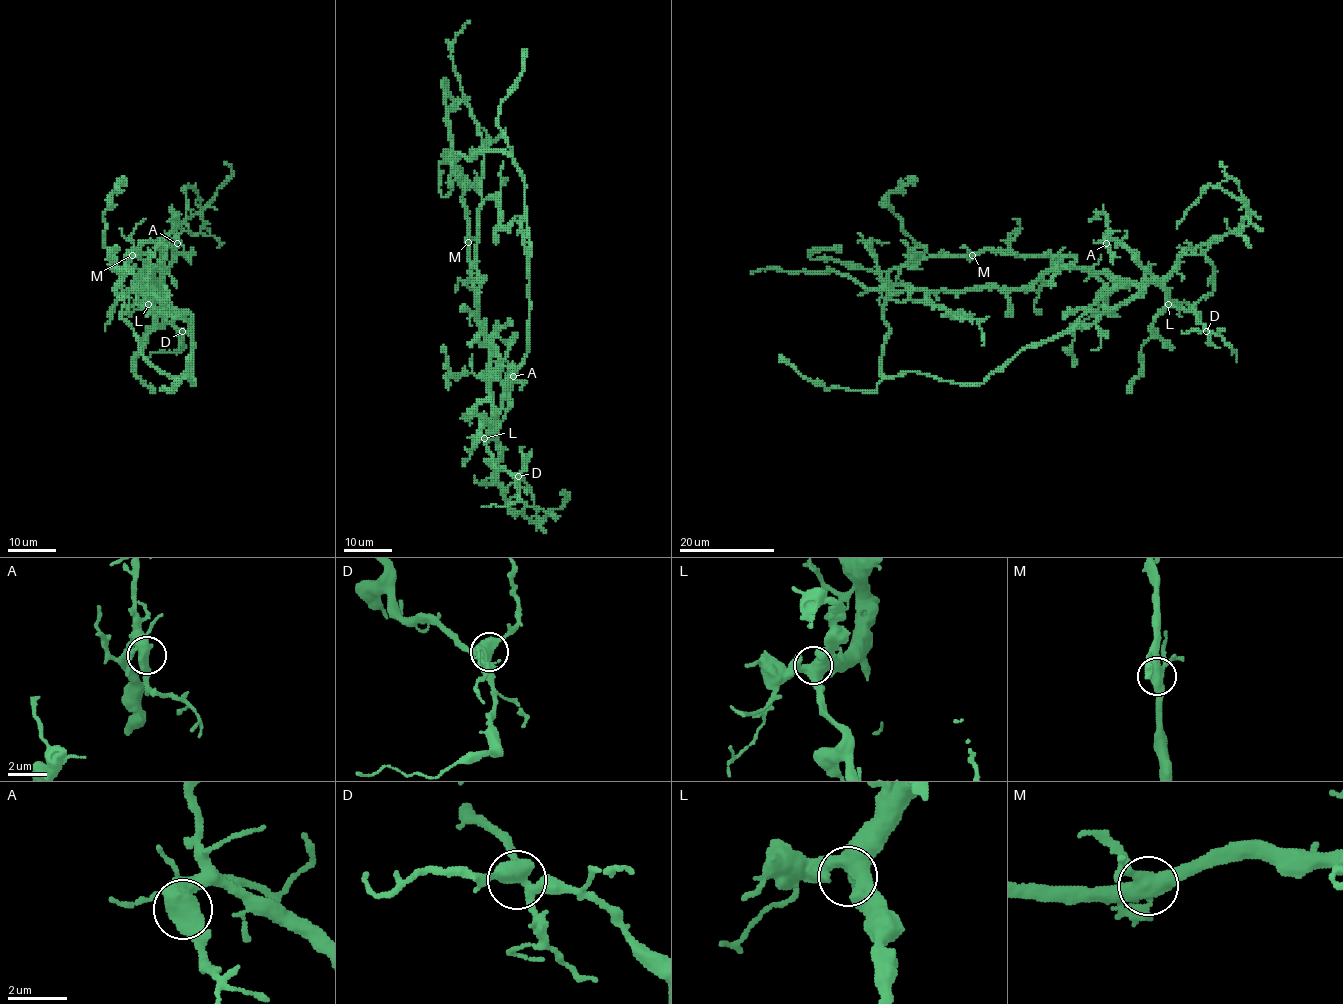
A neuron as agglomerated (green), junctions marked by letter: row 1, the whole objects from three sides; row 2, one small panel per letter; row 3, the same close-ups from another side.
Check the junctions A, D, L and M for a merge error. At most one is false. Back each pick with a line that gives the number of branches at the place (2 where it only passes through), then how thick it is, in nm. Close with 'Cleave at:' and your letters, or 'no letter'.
Cleave at: no letter

